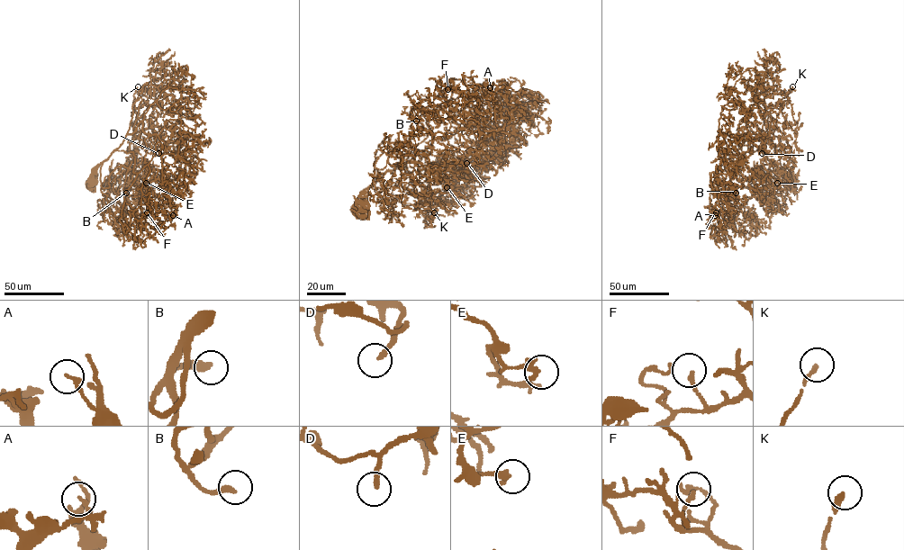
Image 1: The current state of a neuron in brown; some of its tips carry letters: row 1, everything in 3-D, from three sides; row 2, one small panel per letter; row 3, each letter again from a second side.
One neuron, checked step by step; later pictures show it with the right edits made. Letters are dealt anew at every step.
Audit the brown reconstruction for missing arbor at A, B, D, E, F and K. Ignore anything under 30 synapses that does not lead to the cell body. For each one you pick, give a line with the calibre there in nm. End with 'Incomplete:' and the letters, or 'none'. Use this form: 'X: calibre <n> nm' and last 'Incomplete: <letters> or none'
B: calibre 280 nm
D: calibre 200 nm
K: calibre 200 nm
Incomplete: B, D, K

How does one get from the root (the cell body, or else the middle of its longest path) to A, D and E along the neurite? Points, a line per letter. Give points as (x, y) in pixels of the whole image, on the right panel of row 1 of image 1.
A: (789, 182), (763, 150), (746, 152), (736, 172), (716, 168), (709, 207), (715, 215)
D: (789, 182), (767, 158), (761, 135), (754, 133), (746, 121), (745, 133), (760, 137), (765, 146), (762, 153)
E: (789, 182), (772, 163), (757, 185), (745, 187), (762, 176), (760, 166), (754, 167), (769, 185), (777, 183)

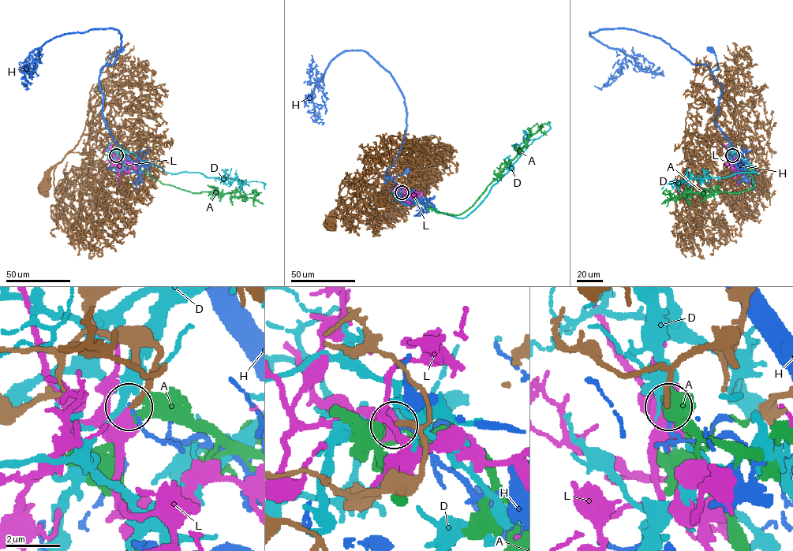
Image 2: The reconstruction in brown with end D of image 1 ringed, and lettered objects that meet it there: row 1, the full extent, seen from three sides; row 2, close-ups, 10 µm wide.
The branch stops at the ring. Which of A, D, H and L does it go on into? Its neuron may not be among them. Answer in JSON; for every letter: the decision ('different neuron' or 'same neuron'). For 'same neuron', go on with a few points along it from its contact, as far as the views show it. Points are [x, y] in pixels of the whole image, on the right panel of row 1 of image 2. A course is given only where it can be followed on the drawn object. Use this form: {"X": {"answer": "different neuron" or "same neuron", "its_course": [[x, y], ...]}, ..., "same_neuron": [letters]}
{"A": {"answer": "different neuron"}, "D": {"answer": "different neuron"}, "H": {"answer": "different neuron"}, "L": {"answer": "same neuron", "its_course": [[732, 155], [736, 173], [738, 174], [741, 170], [743, 175]]}, "same_neuron": ["L"]}

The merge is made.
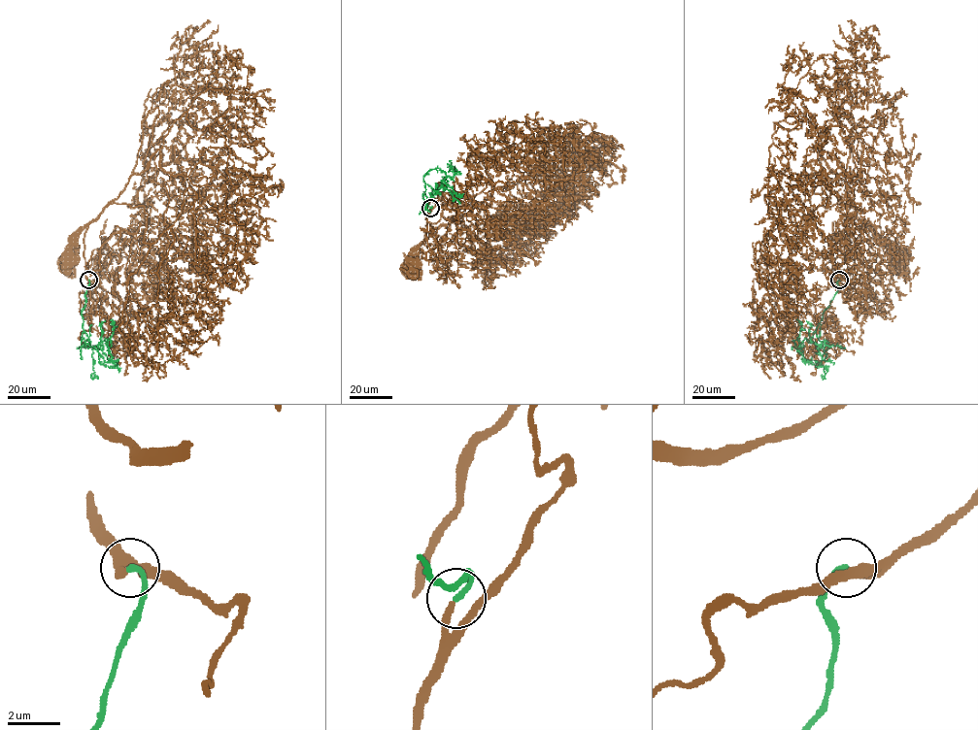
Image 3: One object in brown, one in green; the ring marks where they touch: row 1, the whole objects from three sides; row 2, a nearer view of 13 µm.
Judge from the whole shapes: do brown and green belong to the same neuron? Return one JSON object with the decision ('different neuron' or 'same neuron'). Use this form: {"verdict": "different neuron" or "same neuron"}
{"verdict": "same neuron"}

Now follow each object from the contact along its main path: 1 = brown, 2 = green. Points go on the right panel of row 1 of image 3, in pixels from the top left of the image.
1: (839, 281), (851, 272), (853, 248), (819, 269), (838, 267), (867, 226), (895, 259)
2: (839, 281), (835, 294), (824, 312), (811, 341), (805, 338), (798, 348), (807, 362), (799, 351), (799, 320)

